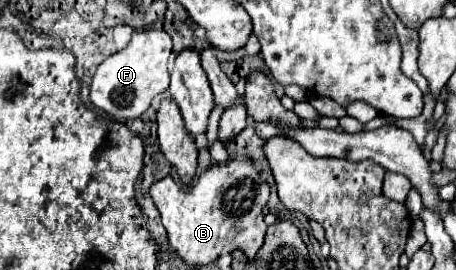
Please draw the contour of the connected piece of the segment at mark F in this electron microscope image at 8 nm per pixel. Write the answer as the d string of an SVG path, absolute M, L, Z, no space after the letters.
M155 29L135 31L125 49L107 57L99 65L91 83L91 103L113 117L137 119L141 113L149 109L153 97L169 87L169 73L167 73L169 55L171 55L171 39L165 31Z

